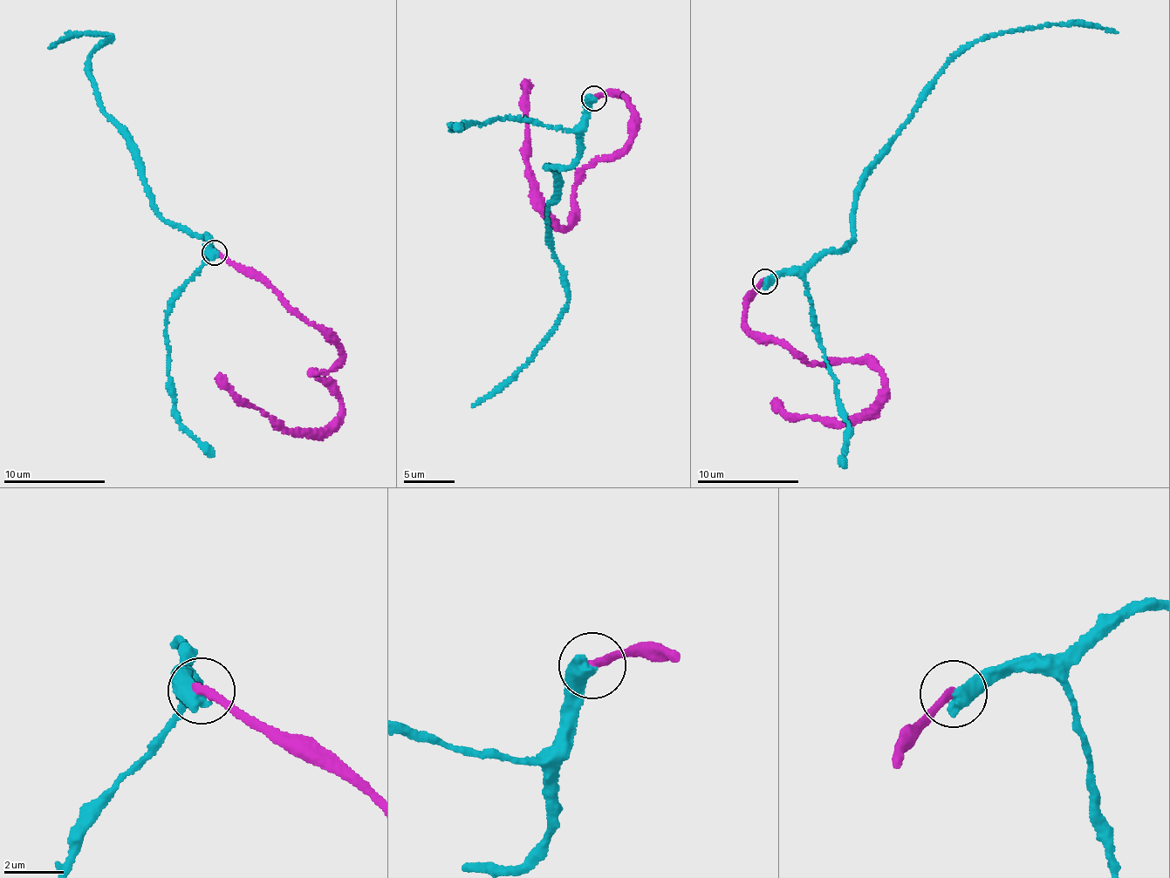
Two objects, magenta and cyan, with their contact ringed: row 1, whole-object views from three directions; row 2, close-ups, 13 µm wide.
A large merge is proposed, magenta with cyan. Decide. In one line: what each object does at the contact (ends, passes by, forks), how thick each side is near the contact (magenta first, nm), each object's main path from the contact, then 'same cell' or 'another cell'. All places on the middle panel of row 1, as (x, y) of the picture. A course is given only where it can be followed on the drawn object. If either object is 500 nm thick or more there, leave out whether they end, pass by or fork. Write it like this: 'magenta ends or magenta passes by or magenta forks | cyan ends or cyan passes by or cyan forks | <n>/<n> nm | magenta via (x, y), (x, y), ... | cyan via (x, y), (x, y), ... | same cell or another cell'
280/600 nm | magenta via (593, 98), (623, 93), (632, 140), (589, 162), (566, 228), (539, 201), (529, 163), (528, 81) | cyan via (593, 98), (576, 158), (570, 166), (546, 166), (560, 176), (548, 218), (566, 302), (526, 362), (472, 406) | another cell

